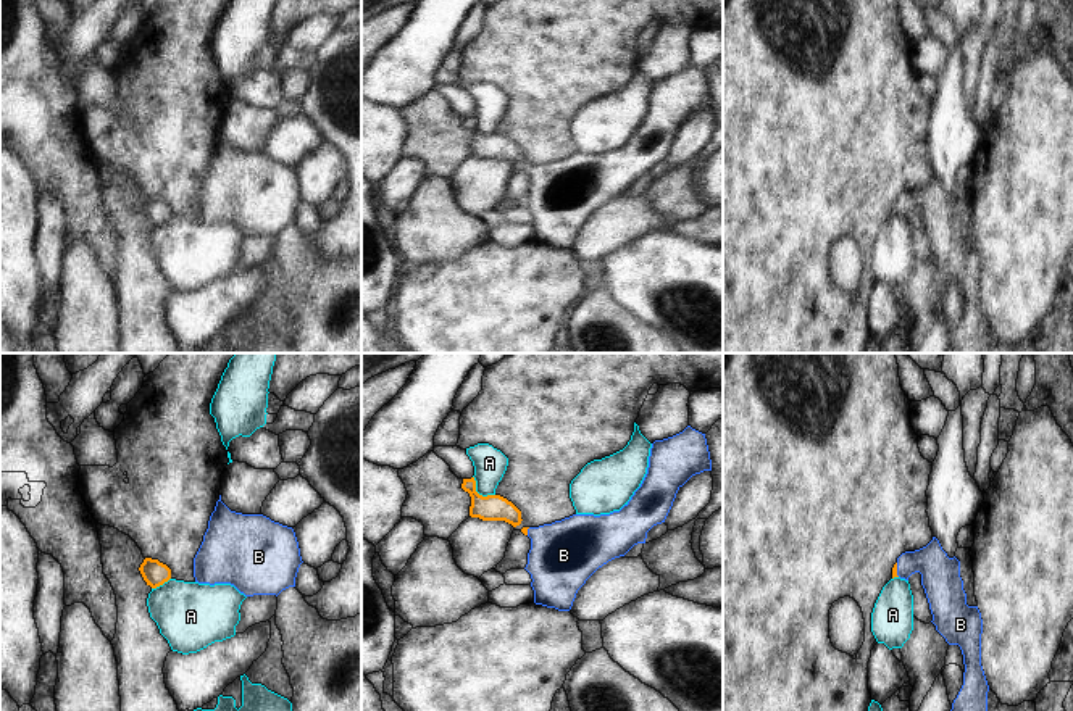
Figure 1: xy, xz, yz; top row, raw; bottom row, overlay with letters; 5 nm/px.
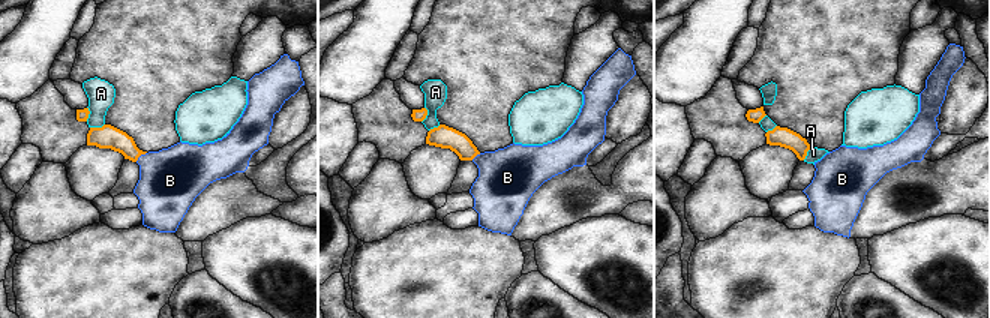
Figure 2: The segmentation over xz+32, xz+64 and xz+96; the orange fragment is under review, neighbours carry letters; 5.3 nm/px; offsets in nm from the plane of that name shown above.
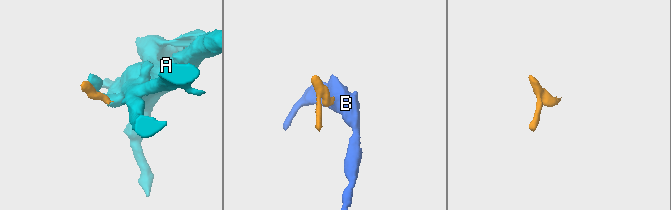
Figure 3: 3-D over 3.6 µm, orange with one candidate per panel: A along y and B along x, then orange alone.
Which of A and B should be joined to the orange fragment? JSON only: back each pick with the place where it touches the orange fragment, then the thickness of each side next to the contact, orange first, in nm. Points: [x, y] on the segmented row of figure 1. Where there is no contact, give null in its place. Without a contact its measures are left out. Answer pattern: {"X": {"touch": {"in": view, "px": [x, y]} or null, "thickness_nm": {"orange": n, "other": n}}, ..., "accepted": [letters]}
{"B": {"touch": {"in": "yz", "px": [896, 569]}, "thickness_nm": {"orange": 30, "other": 190}}, "accepted": ["B"]}

